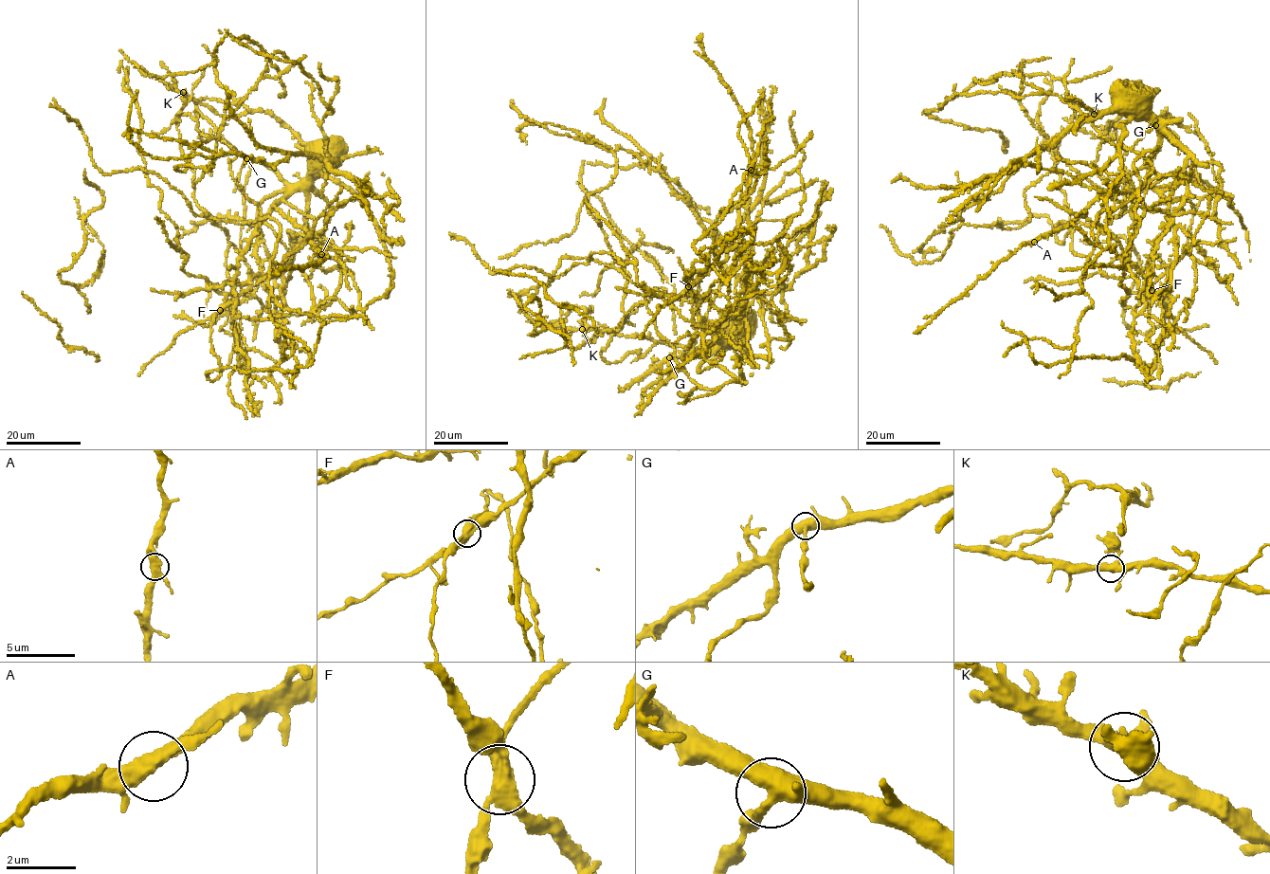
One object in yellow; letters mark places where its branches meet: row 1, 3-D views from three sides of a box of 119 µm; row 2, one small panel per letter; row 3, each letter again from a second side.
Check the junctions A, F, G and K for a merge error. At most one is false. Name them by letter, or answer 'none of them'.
F

